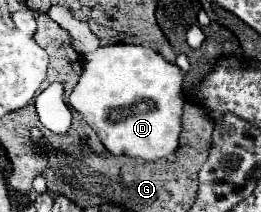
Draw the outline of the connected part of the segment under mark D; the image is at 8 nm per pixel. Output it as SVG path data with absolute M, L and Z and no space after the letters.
M119 42L100 46L98 50L86 54L82 66L84 68L80 80L66 102L90 124L90 128L98 134L100 142L110 154L124 154L142 160L160 160L176 150L180 136L180 114L184 106L182 70L176 64L166 62L152 48Z

